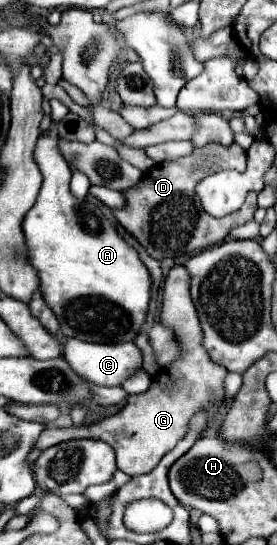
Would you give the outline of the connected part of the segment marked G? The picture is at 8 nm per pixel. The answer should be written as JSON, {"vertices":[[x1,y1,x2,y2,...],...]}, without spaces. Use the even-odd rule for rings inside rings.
{"vertices":[[173,266,167,274,165,280,165,288,163,288,163,312,161,312,161,322,165,322,165,326,169,326,175,334,177,340,183,346,183,354,177,362,173,362,173,366,163,368,155,378,153,384,147,392,143,394,135,394,127,398,127,406,117,412,115,416,109,416,105,420,99,420,95,424,89,426,71,426,71,428,45,428,41,432,41,436,35,442,35,450,45,450,53,444,65,442,65,440,73,440,73,438,93,438,93,440,103,440,107,442,115,454,117,454,117,466,121,472,125,472,127,476,137,476,137,474,145,474,149,470,153,470,157,466,157,462,169,452,173,450,173,446,185,436,185,430,189,430,189,418,197,412,197,410,209,410,209,394,217,394,217,398,223,400,223,380,227,376,227,370,223,366,217,366,209,354,205,354,205,348,201,346,201,328,199,328,199,318,195,312,195,306,191,302,191,294,189,294,189,286,191,286,191,274,185,266]]}

